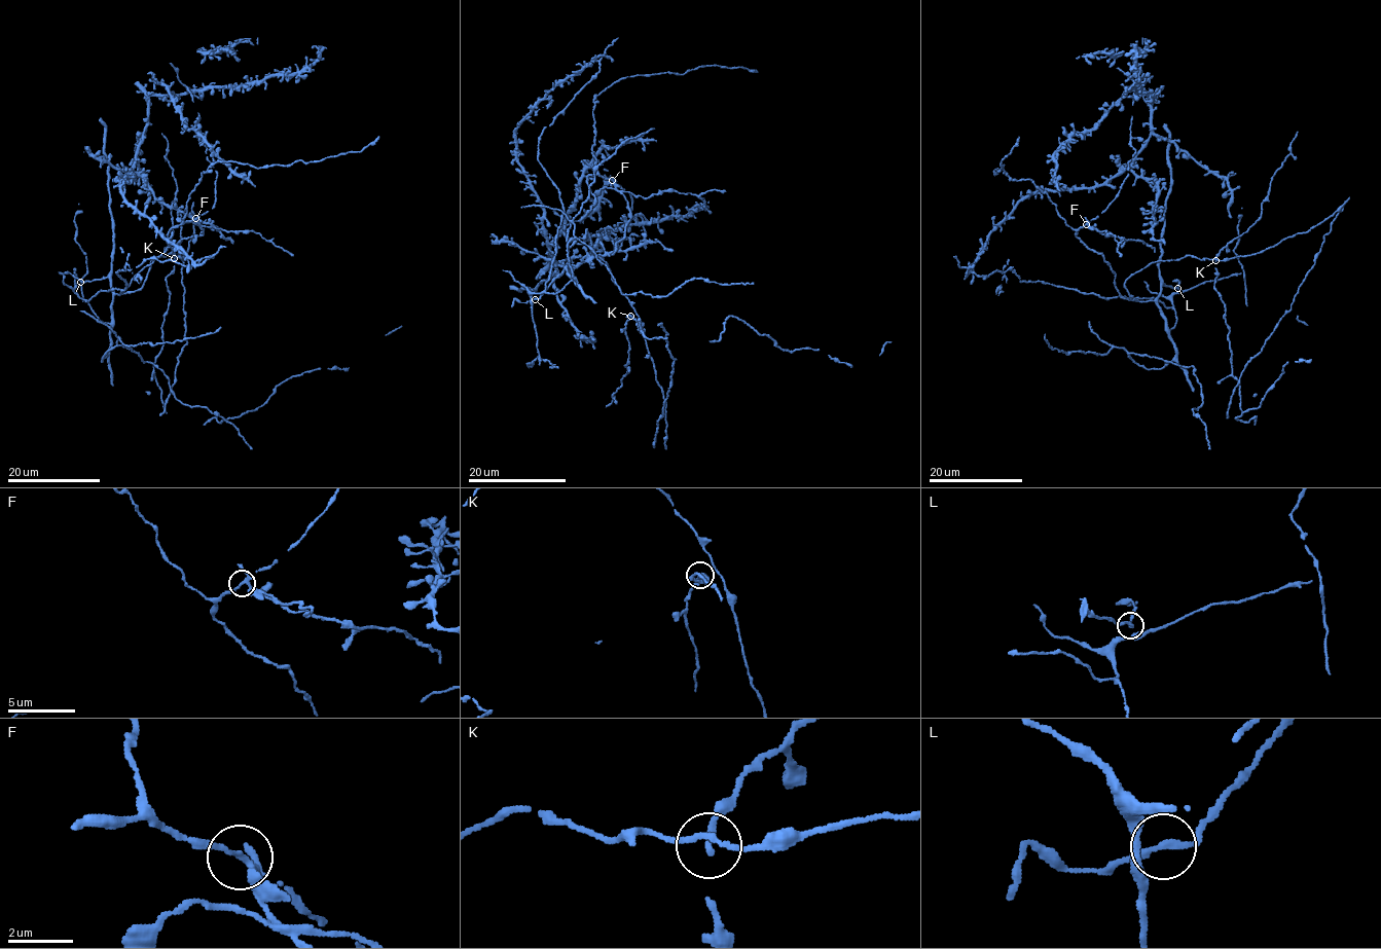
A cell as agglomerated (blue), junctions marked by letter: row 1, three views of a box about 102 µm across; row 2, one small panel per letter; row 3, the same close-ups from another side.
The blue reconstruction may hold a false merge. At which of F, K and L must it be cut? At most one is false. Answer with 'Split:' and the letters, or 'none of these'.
Split: F

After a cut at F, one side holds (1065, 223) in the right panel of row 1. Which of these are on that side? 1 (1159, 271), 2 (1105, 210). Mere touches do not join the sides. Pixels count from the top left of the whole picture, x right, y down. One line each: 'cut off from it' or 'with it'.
1: with it
2: with it

